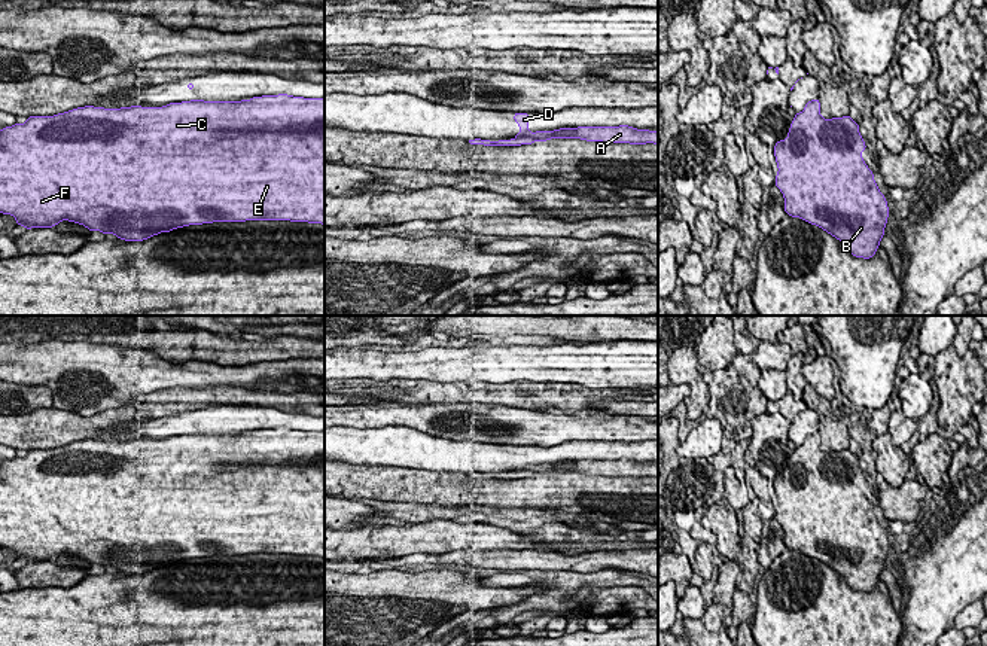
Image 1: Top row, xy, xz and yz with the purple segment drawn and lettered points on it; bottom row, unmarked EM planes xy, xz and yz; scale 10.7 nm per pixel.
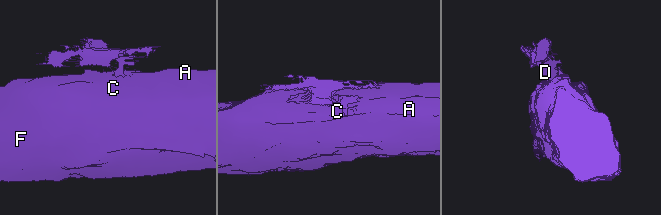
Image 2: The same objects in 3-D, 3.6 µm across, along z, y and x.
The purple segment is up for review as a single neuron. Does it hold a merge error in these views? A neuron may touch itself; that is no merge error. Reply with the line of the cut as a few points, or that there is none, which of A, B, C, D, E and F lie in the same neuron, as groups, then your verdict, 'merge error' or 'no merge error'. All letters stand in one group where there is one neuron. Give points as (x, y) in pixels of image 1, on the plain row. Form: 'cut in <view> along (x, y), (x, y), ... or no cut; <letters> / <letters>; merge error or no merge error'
cut in xz along (530, 466), (508, 477); A B C E F / D; merge error

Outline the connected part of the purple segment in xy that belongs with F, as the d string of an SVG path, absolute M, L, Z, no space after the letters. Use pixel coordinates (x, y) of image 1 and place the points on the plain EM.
M278 427L241 435L176 435L162 441L85 439L54 450L30 450L25 457L0 463L0 546L13 549L25 563L68 554L125 575L213 555L325 558L325 432Z

